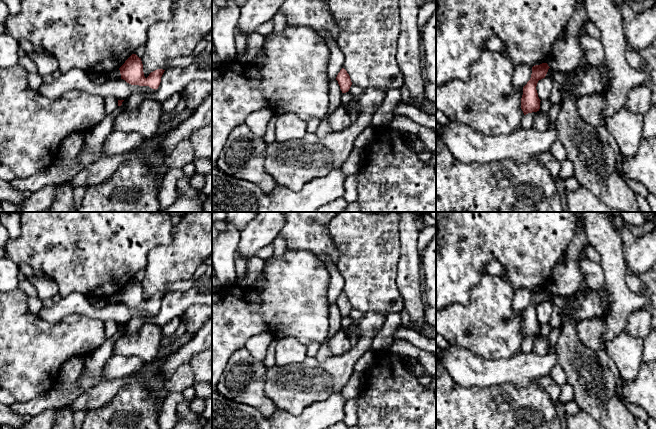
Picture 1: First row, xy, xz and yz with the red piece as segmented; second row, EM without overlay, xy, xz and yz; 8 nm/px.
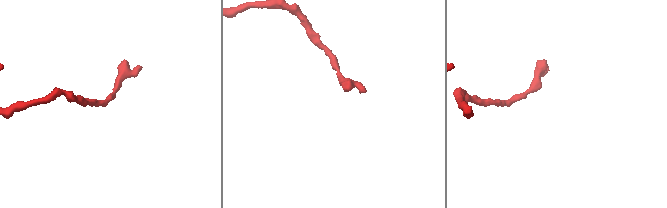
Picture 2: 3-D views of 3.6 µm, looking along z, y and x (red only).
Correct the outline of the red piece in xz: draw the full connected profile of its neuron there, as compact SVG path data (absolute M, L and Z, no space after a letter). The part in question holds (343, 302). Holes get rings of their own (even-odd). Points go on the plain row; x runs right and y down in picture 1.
M344 292L340 294L340 296L338 297L336 301L336 304L338 305L338 308L340 310L342 317L346 317L349 315L352 309L352 306L351 306L349 298Z

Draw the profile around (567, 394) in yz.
M565 383L563 387L561 387L561 393L558 401L565 405L567 402L574 399L574 391L572 386L569 383Z

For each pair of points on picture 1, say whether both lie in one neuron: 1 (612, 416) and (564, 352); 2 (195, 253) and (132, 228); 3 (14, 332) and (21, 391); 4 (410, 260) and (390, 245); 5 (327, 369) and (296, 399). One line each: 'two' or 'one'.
1: one
2: two
3: one
4: two
5: one

